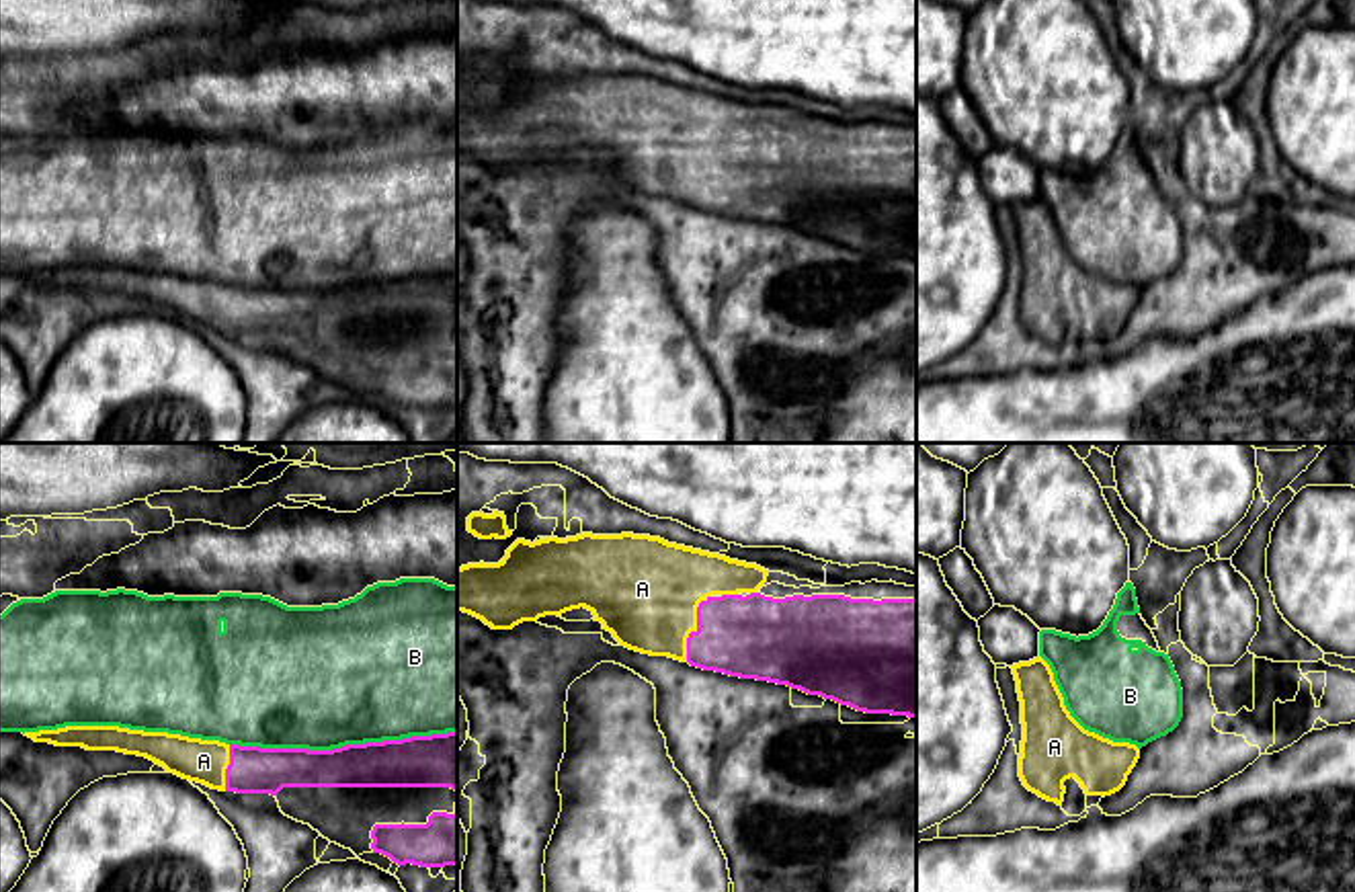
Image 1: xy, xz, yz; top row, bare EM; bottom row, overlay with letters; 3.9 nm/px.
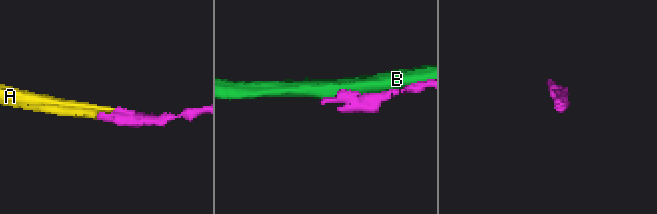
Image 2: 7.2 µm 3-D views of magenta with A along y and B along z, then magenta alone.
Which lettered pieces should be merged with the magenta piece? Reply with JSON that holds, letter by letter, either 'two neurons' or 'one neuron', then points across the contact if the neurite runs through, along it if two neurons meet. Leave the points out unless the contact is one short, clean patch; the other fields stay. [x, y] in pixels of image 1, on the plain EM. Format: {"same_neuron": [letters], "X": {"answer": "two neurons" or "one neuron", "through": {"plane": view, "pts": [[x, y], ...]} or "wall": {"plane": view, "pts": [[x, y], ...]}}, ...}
{"same_neuron": ["A"], "A": {"answer": "one neuron"}, "B": {"answer": "two neurons"}}

